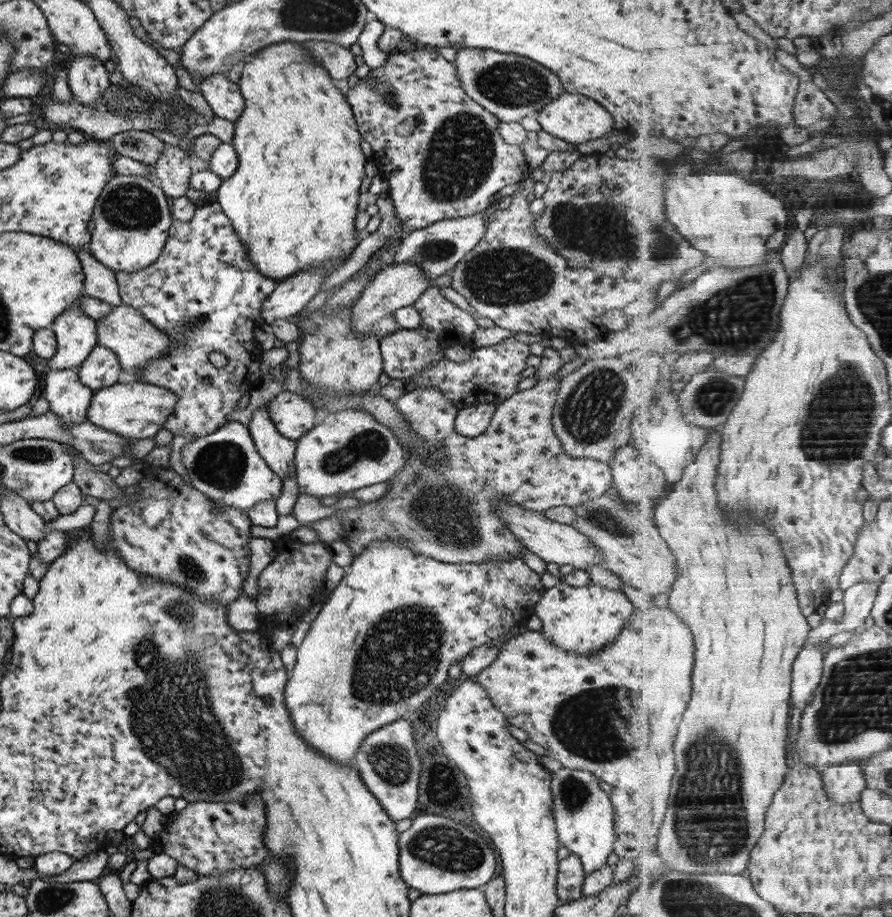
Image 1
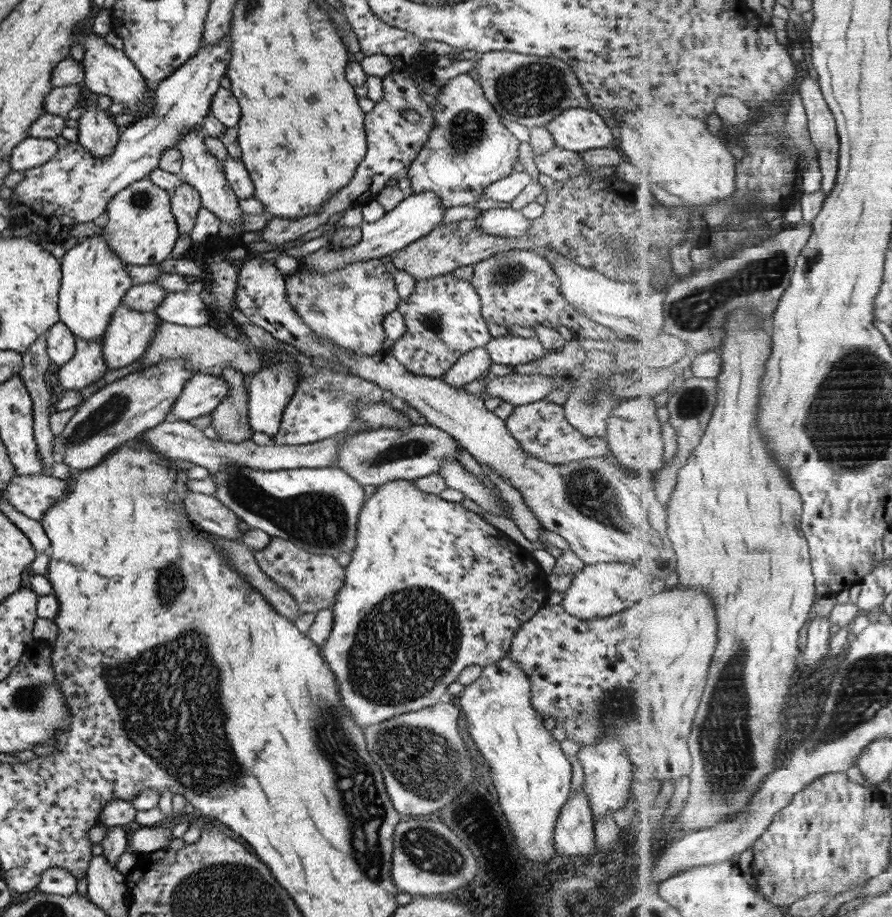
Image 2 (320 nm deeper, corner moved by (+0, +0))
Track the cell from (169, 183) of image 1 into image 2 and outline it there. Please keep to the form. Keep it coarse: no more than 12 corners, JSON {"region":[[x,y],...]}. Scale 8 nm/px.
{"region":[[182,182],[170,193],[179,234],[190,234],[200,198]]}

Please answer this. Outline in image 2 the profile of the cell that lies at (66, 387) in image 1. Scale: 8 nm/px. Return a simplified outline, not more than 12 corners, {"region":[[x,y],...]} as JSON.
{"region":[[75,339],[57,371],[64,390],[103,377],[102,339]]}

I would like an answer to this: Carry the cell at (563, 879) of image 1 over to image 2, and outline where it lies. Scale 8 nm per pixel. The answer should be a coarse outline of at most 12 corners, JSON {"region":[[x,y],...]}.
{"region":[[584,790],[559,809],[557,855],[581,859],[595,849]]}

